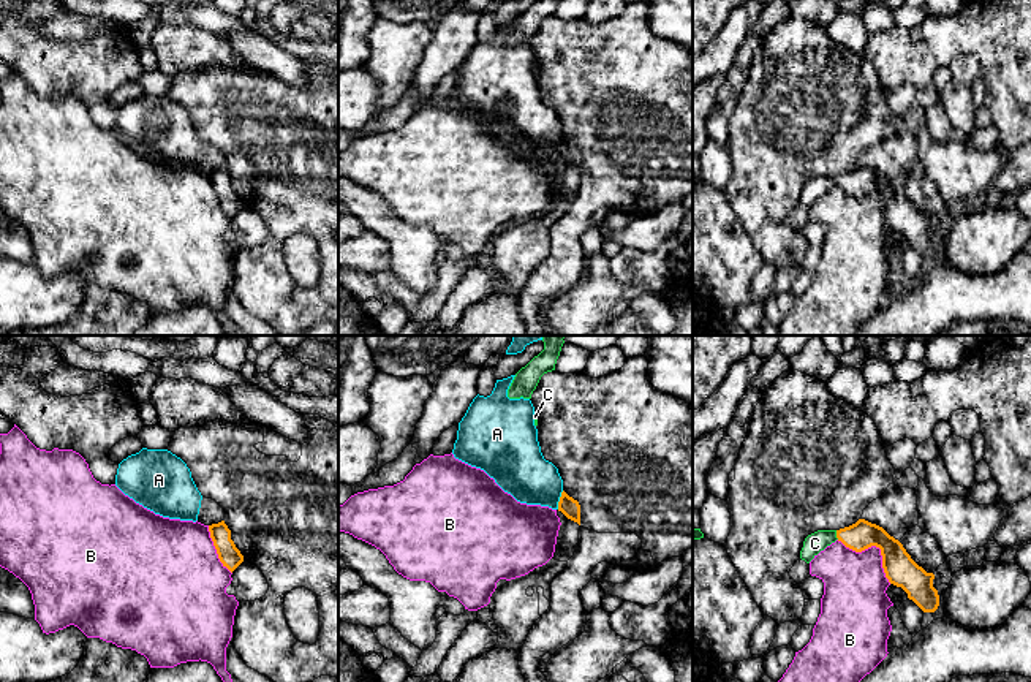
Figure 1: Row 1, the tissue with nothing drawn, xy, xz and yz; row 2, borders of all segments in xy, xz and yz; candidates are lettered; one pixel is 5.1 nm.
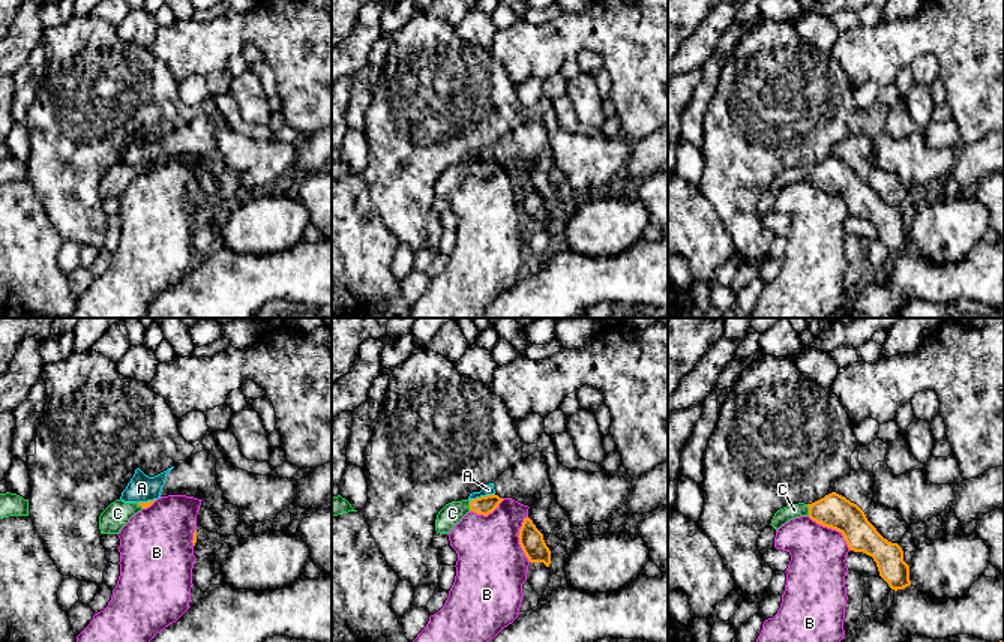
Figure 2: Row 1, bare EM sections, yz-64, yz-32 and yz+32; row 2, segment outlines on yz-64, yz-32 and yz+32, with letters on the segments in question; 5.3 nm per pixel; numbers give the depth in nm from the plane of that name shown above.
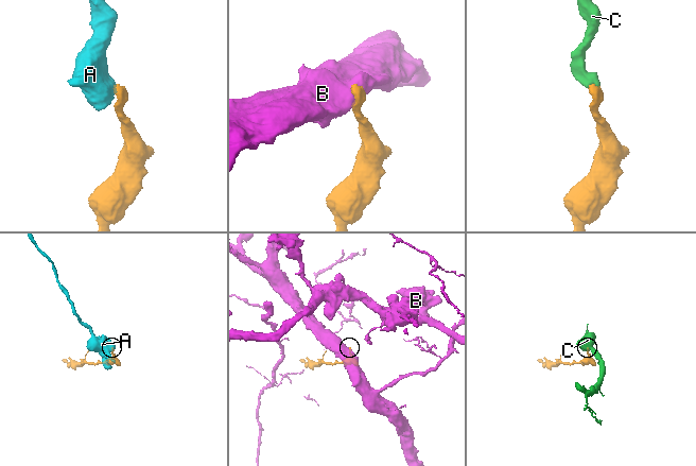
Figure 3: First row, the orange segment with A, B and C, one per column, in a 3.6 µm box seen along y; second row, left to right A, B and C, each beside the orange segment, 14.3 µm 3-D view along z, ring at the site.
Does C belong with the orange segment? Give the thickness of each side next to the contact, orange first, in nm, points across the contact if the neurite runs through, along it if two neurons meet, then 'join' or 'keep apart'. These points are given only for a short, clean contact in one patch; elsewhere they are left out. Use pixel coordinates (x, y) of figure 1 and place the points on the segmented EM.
calibres 140 and 100 nm; way yz (861, 535), (837, 535), (815, 543); join

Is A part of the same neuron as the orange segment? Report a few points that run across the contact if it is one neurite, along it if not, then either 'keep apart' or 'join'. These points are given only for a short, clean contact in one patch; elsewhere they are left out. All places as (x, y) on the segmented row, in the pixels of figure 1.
xz (563, 491), (557, 508) | keep apart

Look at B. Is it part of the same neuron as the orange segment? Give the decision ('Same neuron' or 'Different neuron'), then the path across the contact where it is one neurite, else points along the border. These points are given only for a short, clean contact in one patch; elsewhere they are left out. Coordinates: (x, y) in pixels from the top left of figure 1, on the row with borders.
Different neuron. Boundary: yz (837, 540), (856, 551), (876, 546), (884, 576), (891, 583)

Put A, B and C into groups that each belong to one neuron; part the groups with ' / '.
A / B / C

